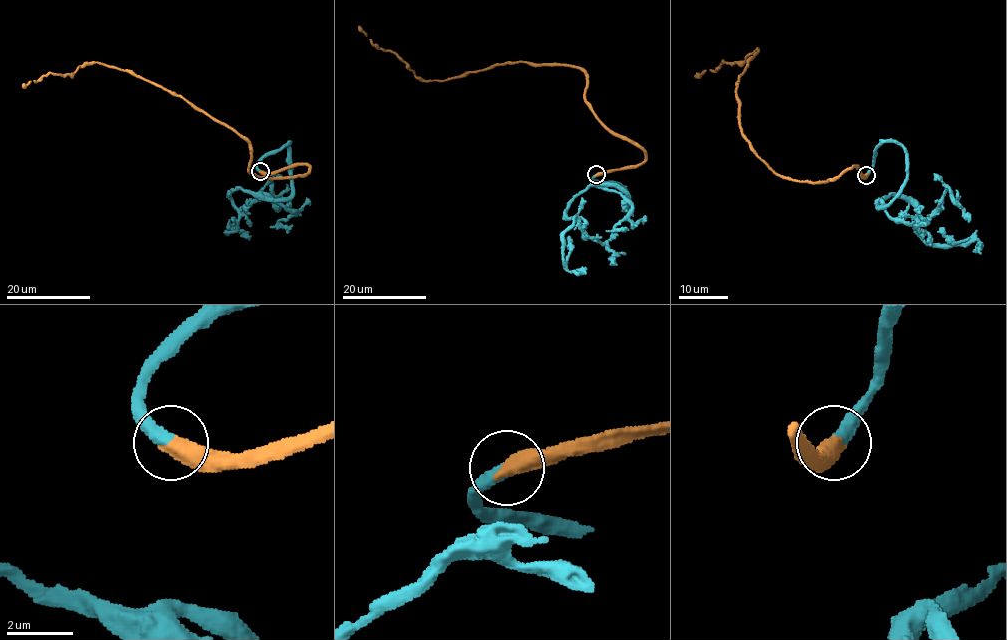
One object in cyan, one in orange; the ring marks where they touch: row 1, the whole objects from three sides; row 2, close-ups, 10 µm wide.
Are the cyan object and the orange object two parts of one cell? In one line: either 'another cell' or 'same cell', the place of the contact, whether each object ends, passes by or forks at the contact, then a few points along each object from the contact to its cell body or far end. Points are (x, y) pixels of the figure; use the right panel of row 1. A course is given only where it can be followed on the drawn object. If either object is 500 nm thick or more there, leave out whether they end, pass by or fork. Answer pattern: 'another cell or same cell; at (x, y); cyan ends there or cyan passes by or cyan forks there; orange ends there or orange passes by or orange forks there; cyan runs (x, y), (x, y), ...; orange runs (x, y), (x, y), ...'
same cell; at (866, 175); cyan runs (866, 175), (874, 151), (898, 142), (906, 181), (878, 207), (899, 194), (926, 243), (977, 239), (975, 250); orange runs (866, 175), (856, 166), (822, 181), (784, 179), (756, 154), (742, 135), (736, 88), (758, 48), (694, 76)

